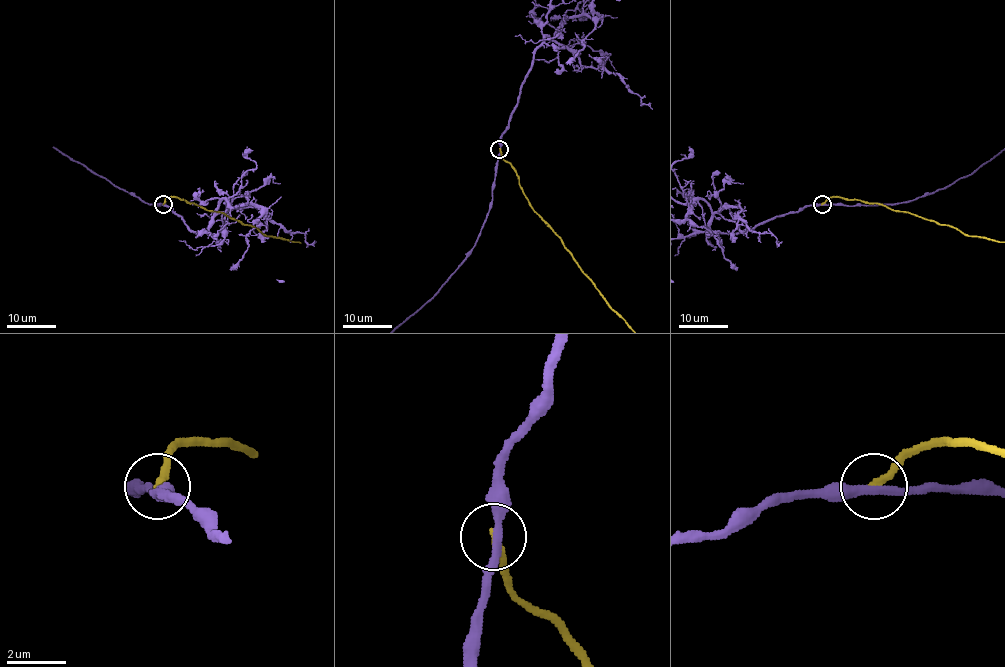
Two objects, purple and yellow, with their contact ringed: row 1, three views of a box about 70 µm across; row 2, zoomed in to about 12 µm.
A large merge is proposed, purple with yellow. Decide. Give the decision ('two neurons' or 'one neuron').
two neurons

